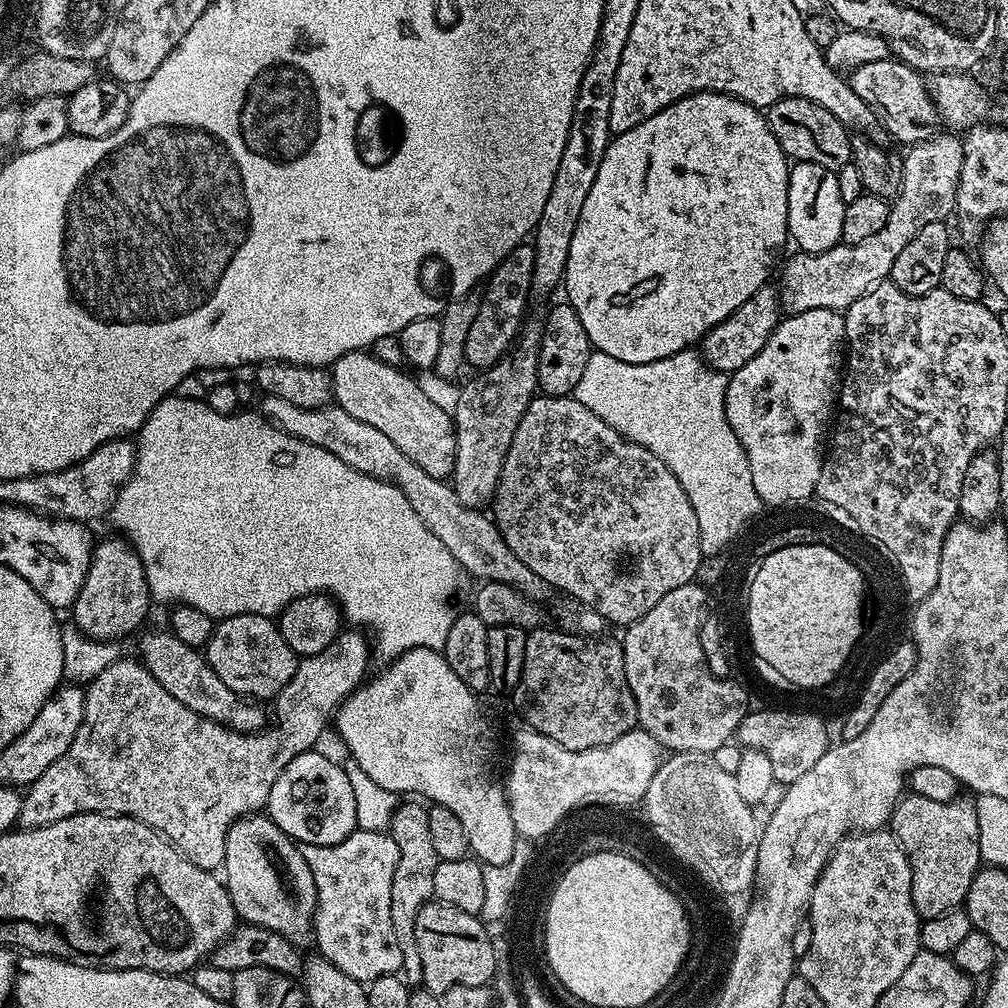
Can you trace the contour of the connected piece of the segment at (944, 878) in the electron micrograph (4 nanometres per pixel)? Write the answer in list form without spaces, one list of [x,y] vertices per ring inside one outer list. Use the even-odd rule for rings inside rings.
[[[904,794],[896,801],[896,807],[892,810],[890,828],[908,856],[908,865],[912,871],[912,901],[921,921],[938,918],[938,914],[946,914],[951,908],[960,908],[968,896],[970,882],[974,882],[976,873],[982,867],[976,801],[972,798],[964,799],[933,802],[930,798]]]

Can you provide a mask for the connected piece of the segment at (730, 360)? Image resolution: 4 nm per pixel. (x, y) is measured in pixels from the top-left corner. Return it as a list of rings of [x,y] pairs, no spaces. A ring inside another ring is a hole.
[[[771,283],[763,284],[753,296],[742,302],[742,306],[738,306],[738,310],[734,310],[734,314],[730,314],[730,318],[704,335],[702,355],[705,362],[714,370],[725,374],[738,371],[746,366],[746,362],[750,362],[750,358],[754,358],[754,354],[758,354],[758,350],[762,350],[762,346],[766,346],[770,334],[781,319],[782,305],[777,289]]]

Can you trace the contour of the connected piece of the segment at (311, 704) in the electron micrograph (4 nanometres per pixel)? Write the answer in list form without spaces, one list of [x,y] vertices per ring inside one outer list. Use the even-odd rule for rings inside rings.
[[[344,630],[334,638],[334,642],[330,642],[330,646],[326,646],[326,650],[321,650],[320,653],[313,656],[303,657],[297,663],[294,678],[290,678],[290,682],[286,682],[284,689],[274,698],[276,716],[280,719],[280,725],[277,728],[268,726],[258,732],[245,733],[236,732],[234,729],[219,724],[210,718],[194,714],[194,710],[190,710],[190,706],[182,706],[182,702],[178,702],[178,698],[174,698],[168,691],[162,690],[162,686],[158,686],[156,679],[145,670],[139,659],[126,660],[126,658],[119,658],[108,666],[106,670],[102,670],[92,681],[88,682],[84,688],[82,722],[74,734],[66,754],[62,754],[62,758],[58,758],[58,762],[54,762],[54,766],[50,766],[46,770],[46,774],[42,774],[34,783],[27,785],[20,802],[19,827],[37,828],[38,826],[46,826],[58,822],[62,818],[77,816],[79,812],[106,812],[117,816],[132,816],[135,820],[141,820],[143,824],[150,825],[161,836],[168,837],[187,860],[194,862],[194,866],[209,870],[219,869],[224,863],[226,834],[230,830],[232,823],[240,819],[241,816],[259,813],[267,805],[270,790],[274,790],[274,782],[278,782],[282,770],[286,770],[286,766],[290,766],[290,762],[298,754],[311,752],[319,745],[316,743],[319,742],[324,727],[327,724],[329,727],[330,721],[335,717],[336,709],[354,689],[365,683],[366,675],[364,676],[364,674],[368,670],[368,648],[370,652],[370,640],[363,631]]]

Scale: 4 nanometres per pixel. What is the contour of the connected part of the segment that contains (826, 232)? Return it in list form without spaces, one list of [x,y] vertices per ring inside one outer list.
[[[797,160],[788,170],[788,235],[801,252],[825,252],[841,243],[845,202],[833,169]]]

